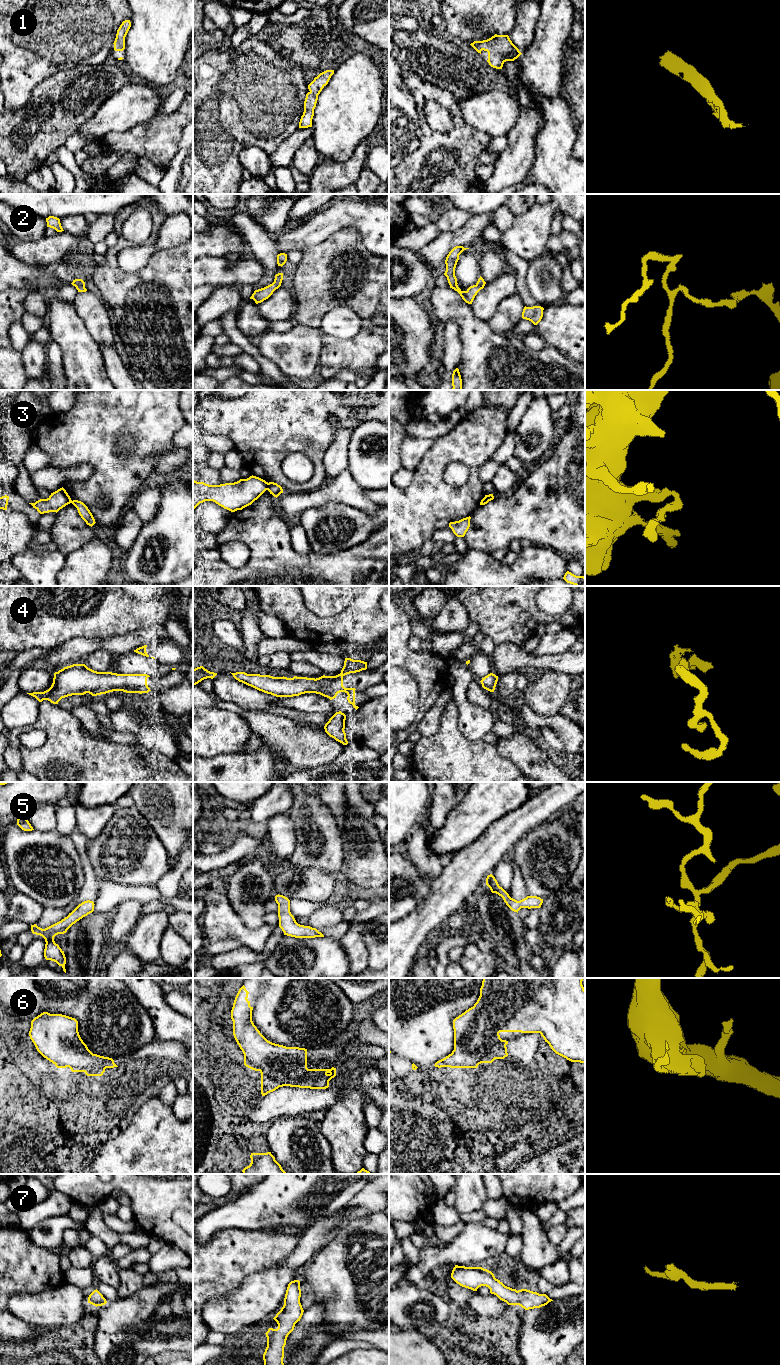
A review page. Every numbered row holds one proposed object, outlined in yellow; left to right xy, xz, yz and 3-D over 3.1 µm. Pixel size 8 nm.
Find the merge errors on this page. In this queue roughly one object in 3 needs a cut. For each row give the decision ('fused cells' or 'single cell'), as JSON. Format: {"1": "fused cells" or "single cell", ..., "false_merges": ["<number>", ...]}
{"1": "single cell", "2": "single cell", "3": "fused cells", "4": "single cell", "5": "single cell", "6": "single cell", "7": "single cell", "false_merges": ["3"]}

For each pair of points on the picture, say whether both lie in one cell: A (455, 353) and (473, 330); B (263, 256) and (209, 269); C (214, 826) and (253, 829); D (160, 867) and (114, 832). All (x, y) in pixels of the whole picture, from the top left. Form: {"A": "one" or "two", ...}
{"A": "two", "B": "two", "C": "one", "D": "one"}

